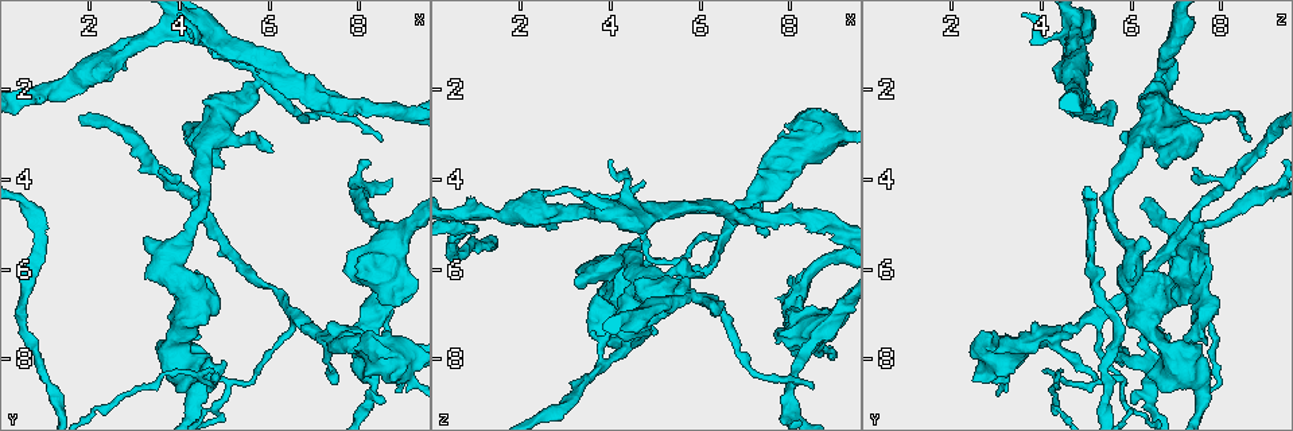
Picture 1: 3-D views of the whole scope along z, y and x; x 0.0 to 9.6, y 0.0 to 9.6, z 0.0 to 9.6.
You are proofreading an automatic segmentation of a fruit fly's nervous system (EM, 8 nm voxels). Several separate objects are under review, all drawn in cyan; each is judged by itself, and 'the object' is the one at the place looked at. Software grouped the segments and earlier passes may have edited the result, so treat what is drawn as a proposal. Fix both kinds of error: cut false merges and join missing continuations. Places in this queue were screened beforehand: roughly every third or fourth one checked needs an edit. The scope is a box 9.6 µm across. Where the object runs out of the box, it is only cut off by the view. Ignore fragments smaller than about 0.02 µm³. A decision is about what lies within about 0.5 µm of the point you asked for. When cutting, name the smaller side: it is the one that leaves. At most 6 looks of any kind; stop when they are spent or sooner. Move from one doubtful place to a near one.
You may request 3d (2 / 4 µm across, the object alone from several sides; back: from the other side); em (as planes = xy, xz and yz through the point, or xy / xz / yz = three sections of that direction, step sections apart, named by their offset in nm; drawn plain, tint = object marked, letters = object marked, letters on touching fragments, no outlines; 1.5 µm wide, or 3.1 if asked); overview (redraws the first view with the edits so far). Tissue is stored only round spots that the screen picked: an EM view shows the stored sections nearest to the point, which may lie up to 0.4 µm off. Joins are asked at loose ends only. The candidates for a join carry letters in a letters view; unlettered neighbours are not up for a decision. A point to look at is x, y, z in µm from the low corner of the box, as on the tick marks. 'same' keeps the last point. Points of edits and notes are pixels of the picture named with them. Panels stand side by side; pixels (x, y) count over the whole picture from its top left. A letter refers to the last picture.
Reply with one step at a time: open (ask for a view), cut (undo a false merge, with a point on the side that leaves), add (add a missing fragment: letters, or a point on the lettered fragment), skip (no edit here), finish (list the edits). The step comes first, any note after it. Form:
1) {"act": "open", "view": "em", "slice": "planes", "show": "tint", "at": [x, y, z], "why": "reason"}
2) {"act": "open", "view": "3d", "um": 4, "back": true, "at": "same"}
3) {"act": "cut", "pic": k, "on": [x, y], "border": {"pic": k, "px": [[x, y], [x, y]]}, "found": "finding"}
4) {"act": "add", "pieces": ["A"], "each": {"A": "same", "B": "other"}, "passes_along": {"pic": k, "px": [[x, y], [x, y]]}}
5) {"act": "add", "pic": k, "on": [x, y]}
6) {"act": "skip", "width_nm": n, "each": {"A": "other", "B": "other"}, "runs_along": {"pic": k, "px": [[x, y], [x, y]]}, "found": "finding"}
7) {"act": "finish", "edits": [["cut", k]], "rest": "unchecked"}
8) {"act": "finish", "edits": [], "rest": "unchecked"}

{"act": "open", "view": "3d", "um": 2, "at": [4.05, 3.95, 7.40], "why": "free end"}

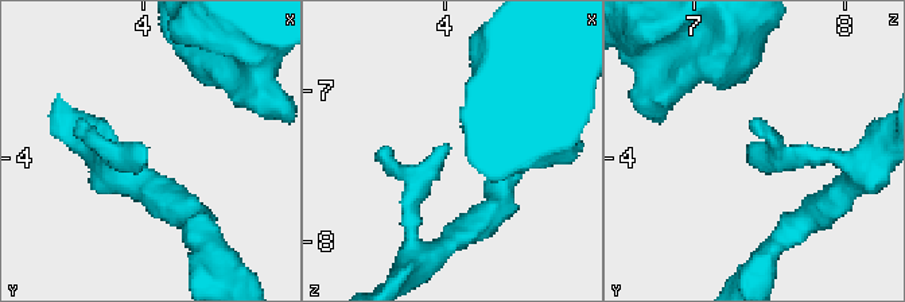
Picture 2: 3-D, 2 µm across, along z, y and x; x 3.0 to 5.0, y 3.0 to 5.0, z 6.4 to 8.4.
{"act": "open", "view": "em", "slice": "xy", "step": 8, "show": "letters", "at": [4.02, 3.92, 7.38], "why": "need the tissue"}

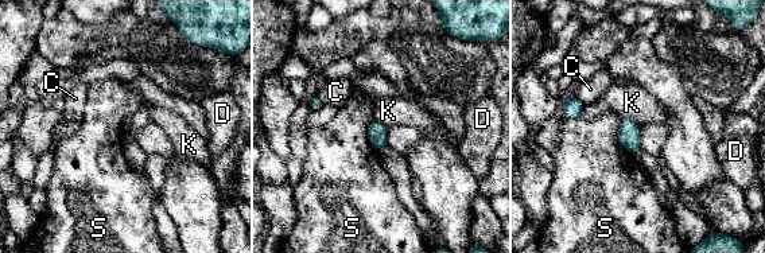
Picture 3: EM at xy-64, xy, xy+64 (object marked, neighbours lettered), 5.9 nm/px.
{"act": "open", "view": "em", "slice": "planes", "show": "letters", "at": "same", "why": "cut it another way"}

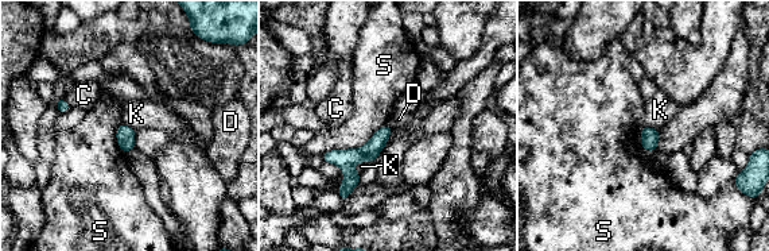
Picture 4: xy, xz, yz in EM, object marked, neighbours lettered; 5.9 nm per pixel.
{"act": "skip", "longest_contact_nm": ["S", 460], "each": {"C": "other", "D": "other", "K": "other", "S": "other"}, "runs_along": {"pic": 4, "px": [[388, 128], [349, 165], [344, 194]]}, "found": "no lettered fragment goes on from it"}

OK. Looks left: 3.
{"act": "open", "view": "em", "slice": "yz", "step": 4, "show": "tint", "at": [5.80, 1.80, 6.55], "why": "thin arm on a thick one"}

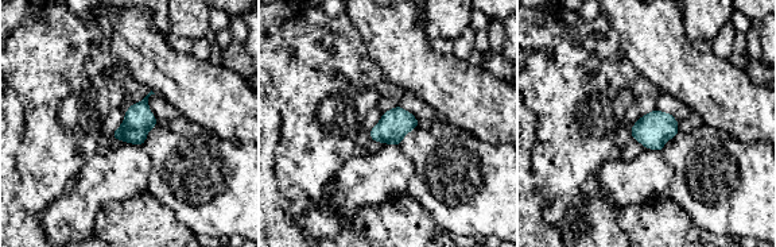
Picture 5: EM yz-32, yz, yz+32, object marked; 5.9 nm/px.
{"act": "open", "view": "em", "slice": "xy", "step": 4, "show": "letters", "at": "same"}

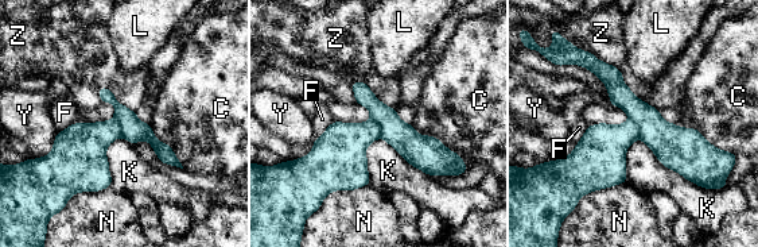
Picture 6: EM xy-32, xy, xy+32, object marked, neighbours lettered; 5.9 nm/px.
{"act": "cut", "pic": 6, "on": [675, 147], "width_nm": 160, "each": {"C": "other", "F": "other", "K": "other", "L": "other", "N": "other", "Y": "other", "Z": "other"}, "border": {"pic": 6, "px": [[629, 119], [637, 126], [640, 138]]}, "found": "two neurons meet here"}

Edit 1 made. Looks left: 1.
{"act": "finish", "edits": [["cut", 6]], "rest": "unchecked"}

